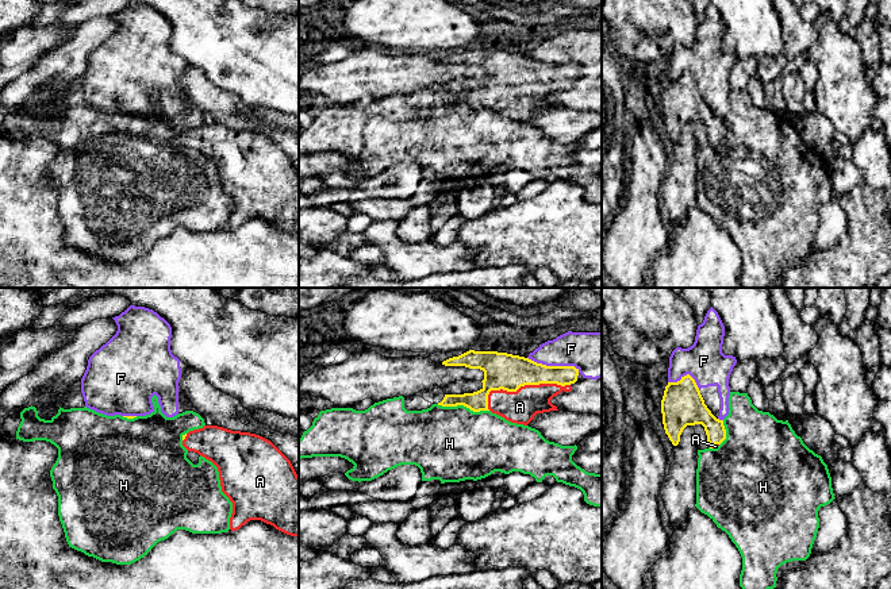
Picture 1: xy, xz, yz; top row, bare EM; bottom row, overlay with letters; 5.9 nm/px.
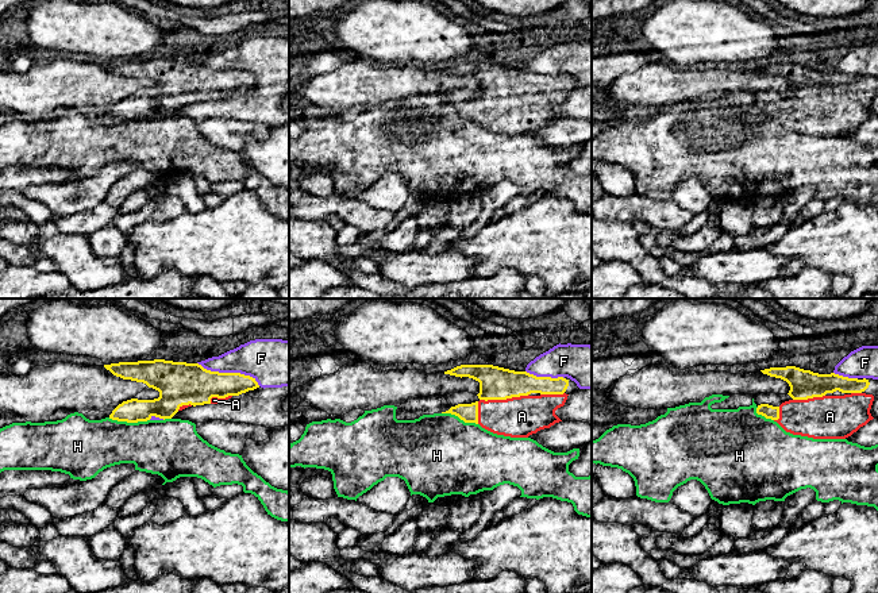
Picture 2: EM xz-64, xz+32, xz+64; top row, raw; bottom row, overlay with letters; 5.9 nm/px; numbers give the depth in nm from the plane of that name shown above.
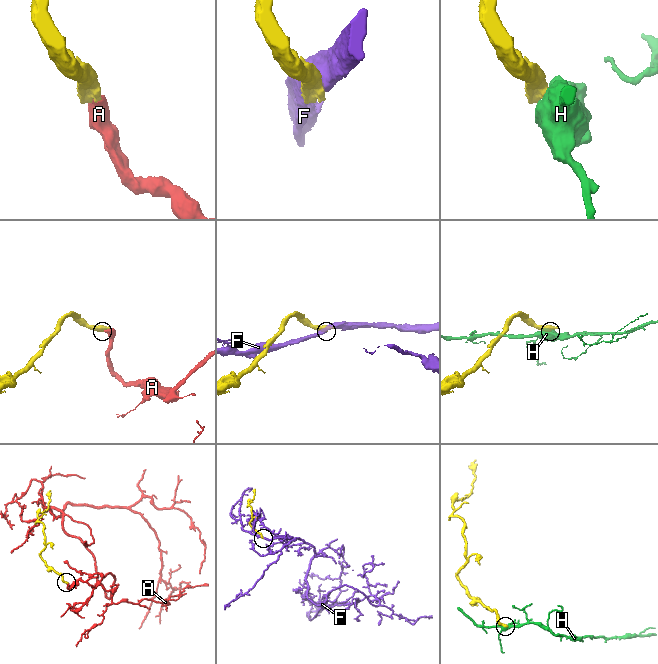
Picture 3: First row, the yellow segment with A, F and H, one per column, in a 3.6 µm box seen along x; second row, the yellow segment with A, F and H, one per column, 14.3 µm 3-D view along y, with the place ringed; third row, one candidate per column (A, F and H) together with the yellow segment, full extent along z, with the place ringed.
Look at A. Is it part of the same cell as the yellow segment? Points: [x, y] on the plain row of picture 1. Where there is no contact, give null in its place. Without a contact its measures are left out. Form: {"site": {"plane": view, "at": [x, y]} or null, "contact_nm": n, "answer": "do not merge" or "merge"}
{"site": {"plane": "xz", "at": [521, 83]}, "contact_nm": 500, "answer": "merge"}

